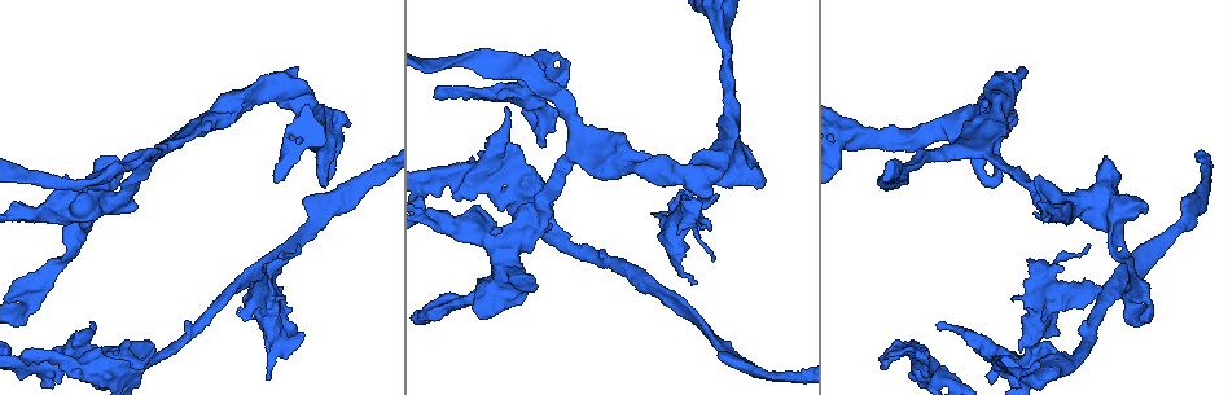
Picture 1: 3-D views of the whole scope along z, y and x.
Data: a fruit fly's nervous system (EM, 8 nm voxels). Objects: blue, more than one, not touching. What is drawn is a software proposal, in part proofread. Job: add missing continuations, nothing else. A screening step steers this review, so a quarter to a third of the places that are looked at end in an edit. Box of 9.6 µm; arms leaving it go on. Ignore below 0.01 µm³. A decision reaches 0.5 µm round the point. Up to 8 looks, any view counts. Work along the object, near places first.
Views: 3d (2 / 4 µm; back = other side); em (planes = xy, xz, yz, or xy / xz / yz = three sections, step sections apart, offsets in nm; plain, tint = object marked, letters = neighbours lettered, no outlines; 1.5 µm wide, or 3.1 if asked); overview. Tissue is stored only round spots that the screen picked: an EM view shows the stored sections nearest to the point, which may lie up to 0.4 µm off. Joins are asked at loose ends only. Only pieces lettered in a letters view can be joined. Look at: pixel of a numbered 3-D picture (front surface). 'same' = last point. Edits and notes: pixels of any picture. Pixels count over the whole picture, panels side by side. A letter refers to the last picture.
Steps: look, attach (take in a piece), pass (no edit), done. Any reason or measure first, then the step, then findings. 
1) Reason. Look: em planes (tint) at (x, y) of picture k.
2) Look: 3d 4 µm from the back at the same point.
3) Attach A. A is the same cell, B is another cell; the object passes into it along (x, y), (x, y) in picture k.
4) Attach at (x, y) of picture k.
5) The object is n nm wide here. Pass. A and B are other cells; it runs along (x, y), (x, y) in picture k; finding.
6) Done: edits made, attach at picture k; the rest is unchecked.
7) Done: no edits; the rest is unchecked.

An open end. Look: em planes (plain) at (23, 361) of picture 1.

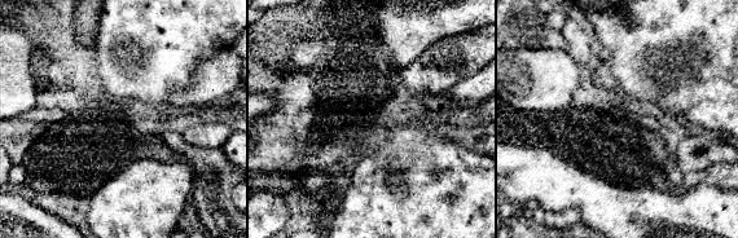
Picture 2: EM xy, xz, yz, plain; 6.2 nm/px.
See the neighbours. Look: em planes (letters) at the same point.

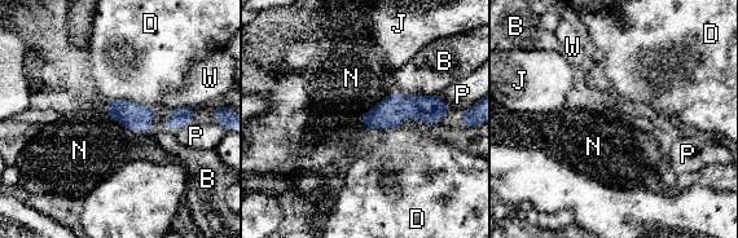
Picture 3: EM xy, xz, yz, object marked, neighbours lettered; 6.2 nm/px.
Pass. B, D, J, N, P and W are other cells; it runs along (443, 105), (395, 108), (364, 122) in picture 3; none of them fits.

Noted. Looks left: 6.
Free end. Look: em planes (tint) at (106, 356) of picture 1.

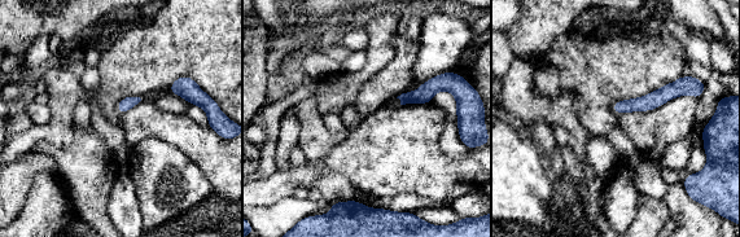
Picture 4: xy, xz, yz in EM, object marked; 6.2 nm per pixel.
Look: em planes (letters) at the same point.

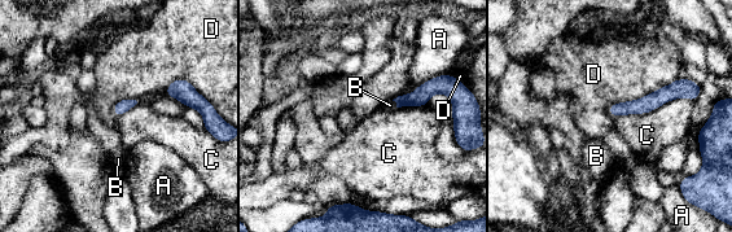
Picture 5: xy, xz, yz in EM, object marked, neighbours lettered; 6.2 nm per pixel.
The object is 80 nm wide here. Pass. A, B, C and D are other cells; it runs along (684, 91), (612, 110) in picture 5; none of them fits.

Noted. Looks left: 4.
Free end. Look: 3d 4 µm at (549, 227) of picture 1.

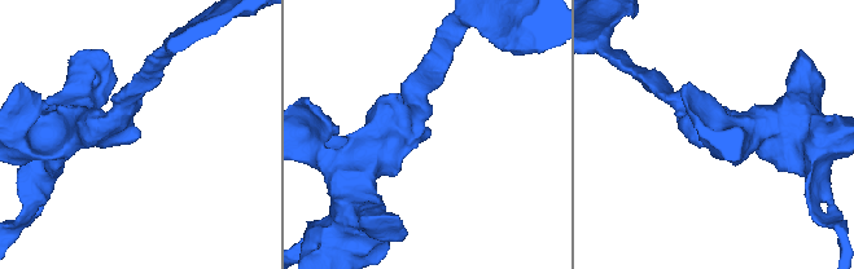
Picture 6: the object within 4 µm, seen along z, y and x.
Look: em xy step 4 (tint) at (140, 135) of picture 6.

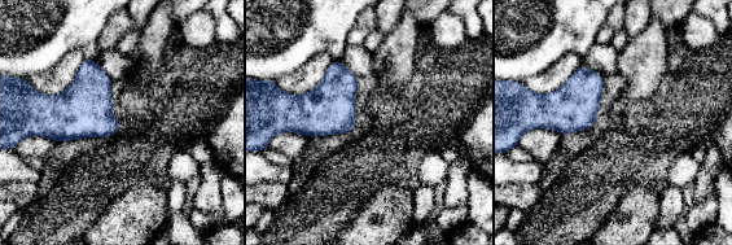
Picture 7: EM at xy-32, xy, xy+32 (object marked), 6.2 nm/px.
Another direction. Look: em xz step 8 (letters) at the same point.

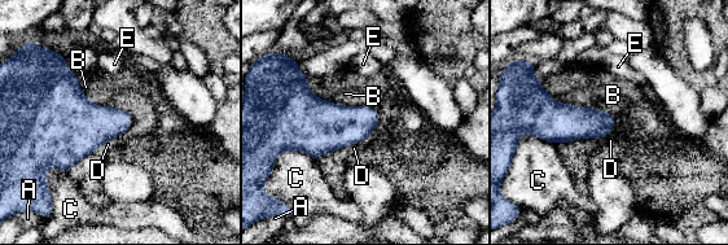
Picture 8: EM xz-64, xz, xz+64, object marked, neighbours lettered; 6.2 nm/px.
The longest contact is with B, 320 nm. Pass. A, B, C, D and E are other cells; a border runs along (308, 90), (321, 99), (355, 106) in picture 8; none of them fits.

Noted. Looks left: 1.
Done: no edits; the rest is unchecked.

